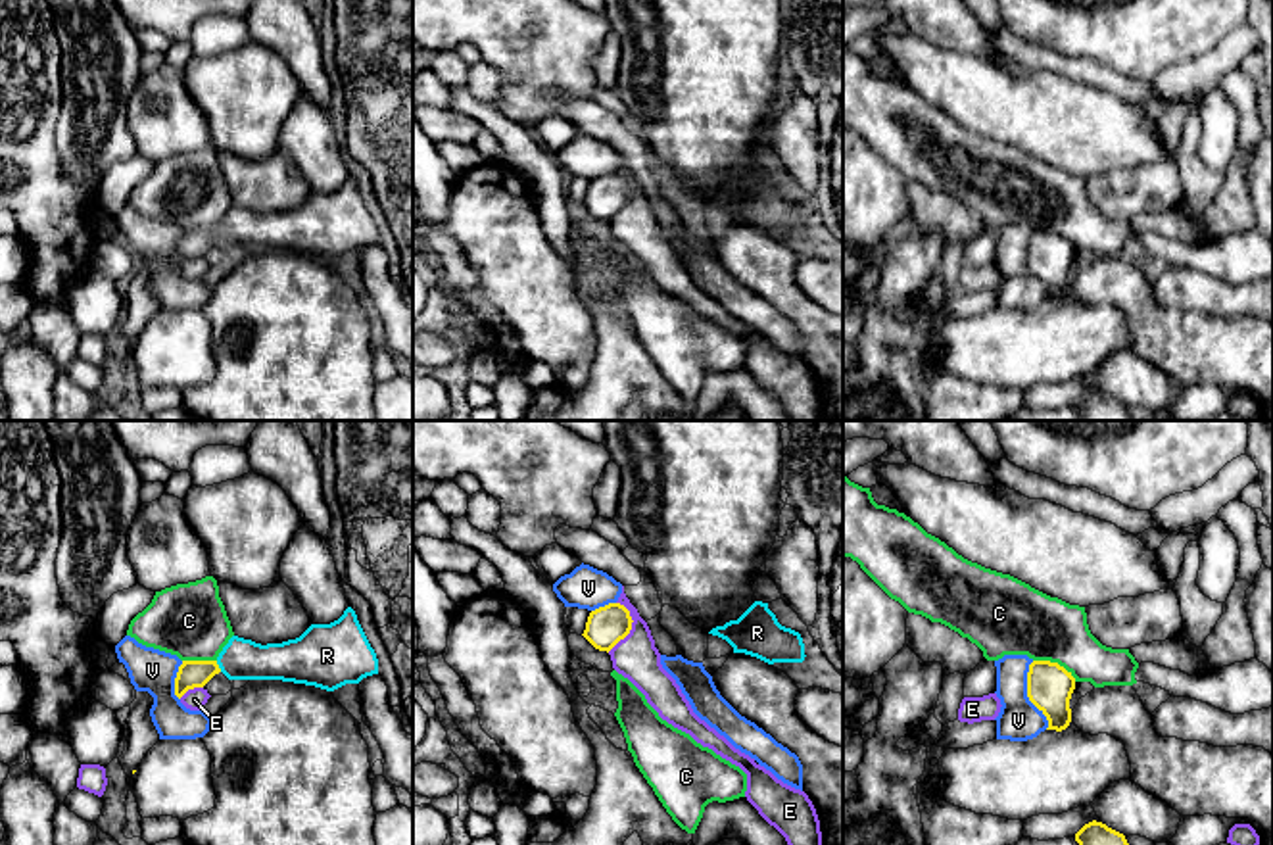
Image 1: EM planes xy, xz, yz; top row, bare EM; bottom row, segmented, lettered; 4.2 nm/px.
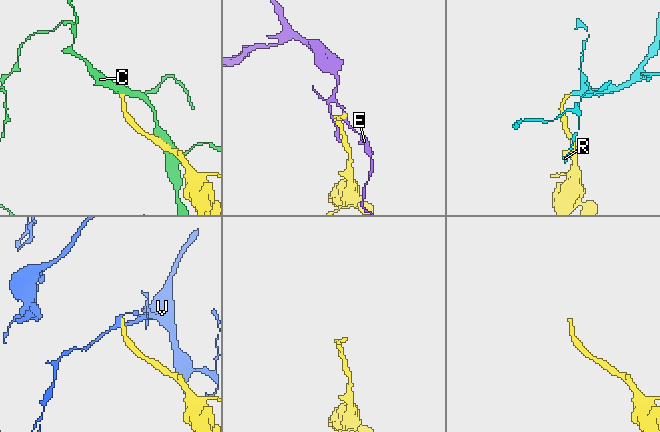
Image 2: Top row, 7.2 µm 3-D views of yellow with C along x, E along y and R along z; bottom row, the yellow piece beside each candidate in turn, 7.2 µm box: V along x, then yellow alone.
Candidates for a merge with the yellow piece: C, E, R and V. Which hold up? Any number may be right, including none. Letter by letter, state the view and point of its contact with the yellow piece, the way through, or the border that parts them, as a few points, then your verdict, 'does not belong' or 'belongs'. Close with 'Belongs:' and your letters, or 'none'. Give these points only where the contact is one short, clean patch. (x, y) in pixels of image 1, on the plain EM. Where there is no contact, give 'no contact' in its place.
C: contact yz (1055, 233); does not belong
E: contact xz (630, 198); border xz (619, 171), (628, 181), (632, 198), (607, 221); does not belong
R: contact xy (217, 237); way xy (191, 244), (217, 237), (240, 229); belongs
V: contact yz (1028, 265); border yz (1032, 231), (1028, 269), (1045, 287), (1047, 298); does not belong
Belongs: R

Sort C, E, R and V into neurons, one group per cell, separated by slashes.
C / E / R / V

